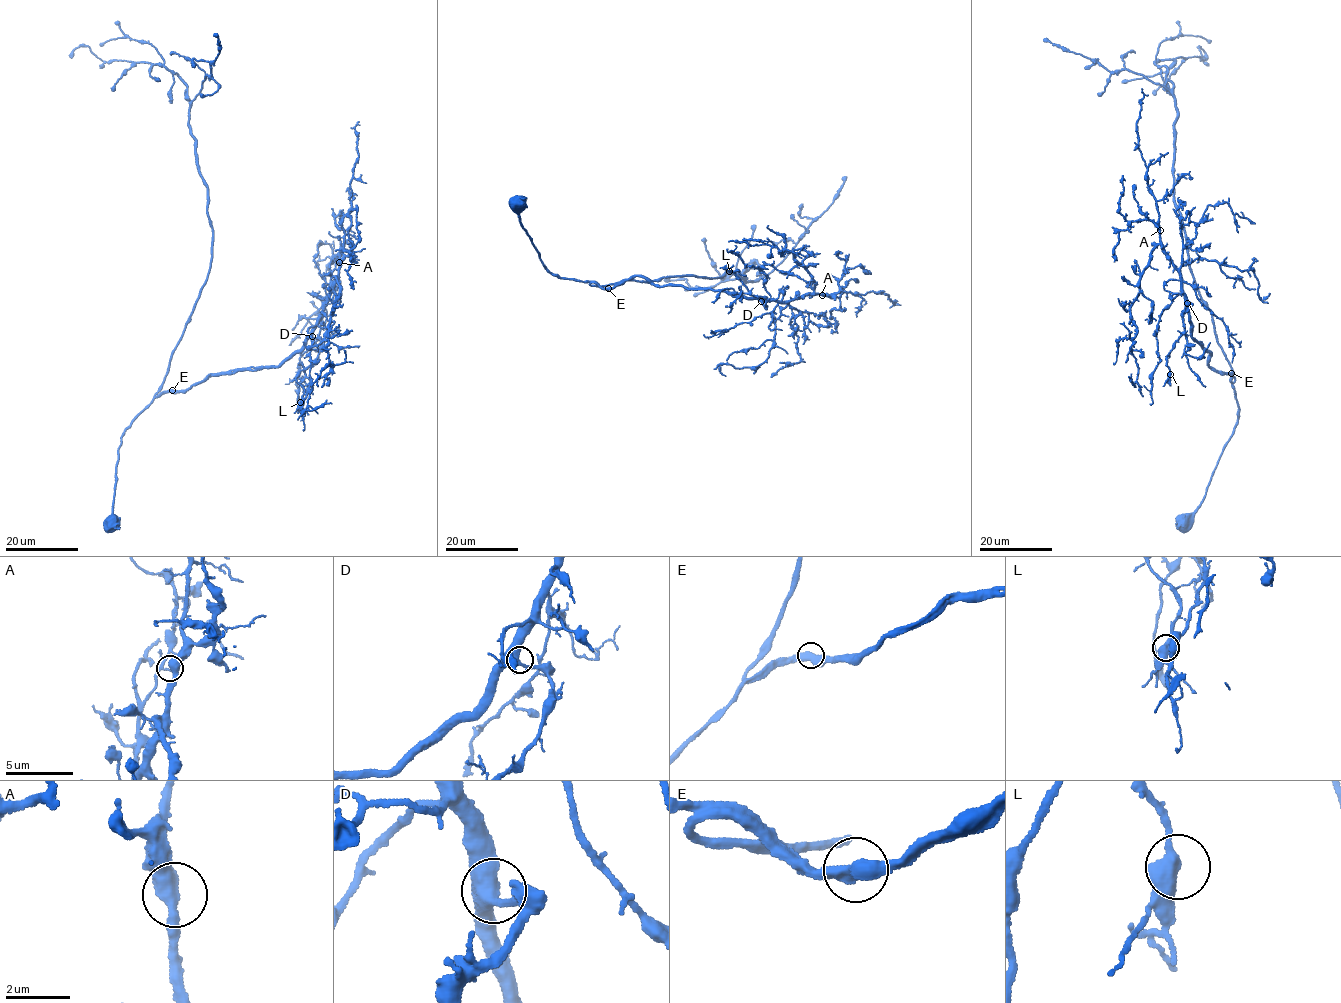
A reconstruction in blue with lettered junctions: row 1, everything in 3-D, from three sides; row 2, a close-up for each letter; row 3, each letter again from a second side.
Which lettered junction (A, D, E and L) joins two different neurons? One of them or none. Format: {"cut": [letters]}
{"cut": []}

